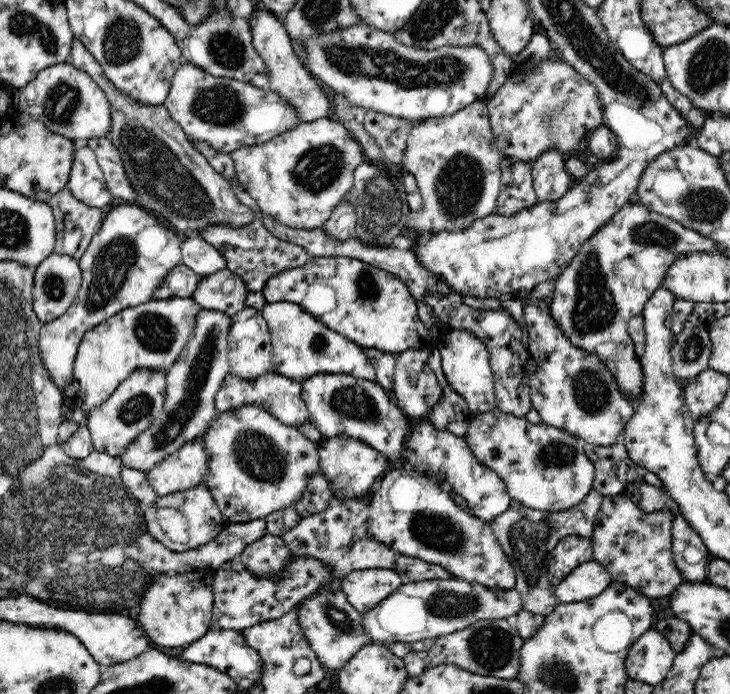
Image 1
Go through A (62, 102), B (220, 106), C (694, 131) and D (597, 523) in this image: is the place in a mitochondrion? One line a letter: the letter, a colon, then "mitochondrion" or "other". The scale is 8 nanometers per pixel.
A: mitochondrion
B: mitochondrion
C: other
D: other

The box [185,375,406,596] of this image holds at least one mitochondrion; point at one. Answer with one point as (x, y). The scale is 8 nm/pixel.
(258, 457)

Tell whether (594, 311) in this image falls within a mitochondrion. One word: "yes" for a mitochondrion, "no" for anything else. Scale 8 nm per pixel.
yes

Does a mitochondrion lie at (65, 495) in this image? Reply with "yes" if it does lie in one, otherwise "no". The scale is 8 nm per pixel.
yes

